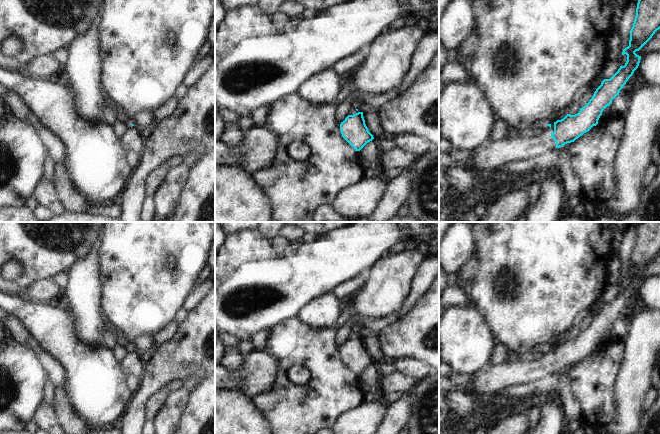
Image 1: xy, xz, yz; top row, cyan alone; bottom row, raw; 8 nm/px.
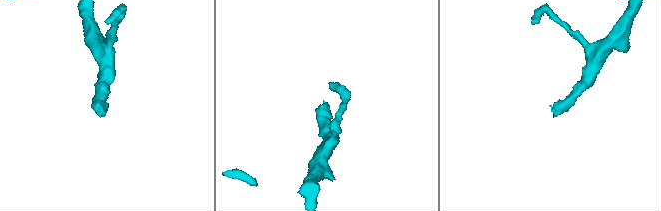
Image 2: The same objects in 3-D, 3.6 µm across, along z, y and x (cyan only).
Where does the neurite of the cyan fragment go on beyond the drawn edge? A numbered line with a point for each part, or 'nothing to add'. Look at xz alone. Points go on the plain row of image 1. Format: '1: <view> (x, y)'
1: xz (358, 330)

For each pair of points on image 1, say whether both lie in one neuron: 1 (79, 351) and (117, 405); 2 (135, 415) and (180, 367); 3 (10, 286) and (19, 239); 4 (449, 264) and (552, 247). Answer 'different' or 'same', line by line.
1: same
2: same
3: same
4: different

